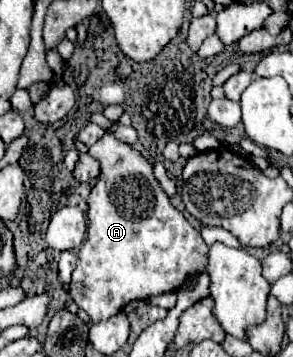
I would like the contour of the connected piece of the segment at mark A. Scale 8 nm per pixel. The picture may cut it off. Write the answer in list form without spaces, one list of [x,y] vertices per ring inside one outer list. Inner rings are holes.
[[[104,134],[88,150],[100,162],[102,178],[88,196],[88,238],[78,252],[78,266],[72,274],[70,296],[92,322],[104,322],[124,310],[134,300],[146,300],[164,292],[178,290],[190,274],[206,270],[208,246],[200,232],[186,222],[186,218],[170,204],[166,192],[160,188],[152,174],[152,164],[142,158],[134,148]]]

